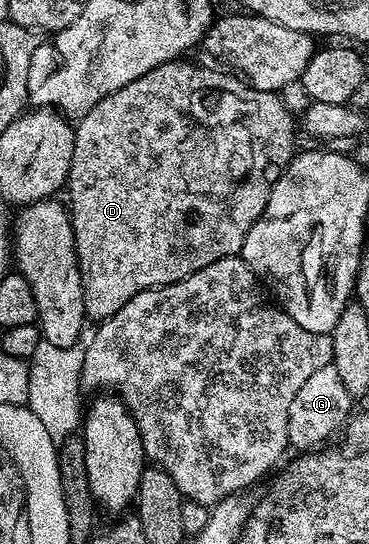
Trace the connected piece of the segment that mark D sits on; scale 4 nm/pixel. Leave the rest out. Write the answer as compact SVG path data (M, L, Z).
M188 59L167 61L154 67L154 71L146 71L146 75L134 79L134 83L126 83L126 87L106 95L106 99L102 99L99 105L75 122L74 159L70 163L66 194L68 193L67 204L70 206L72 230L76 240L80 278L84 284L84 311L91 320L93 317L93 322L99 323L114 316L127 301L134 299L134 295L142 291L178 283L202 271L202 267L210 267L210 263L218 259L237 256L242 243L246 243L246 235L262 215L274 183L284 174L284 168L291 163L297 152L298 125L297 122L296 125L292 122L294 114L284 106L279 92L267 93L255 89L250 83L240 81L235 81L232 77L208 77L206 70L192 69Z

